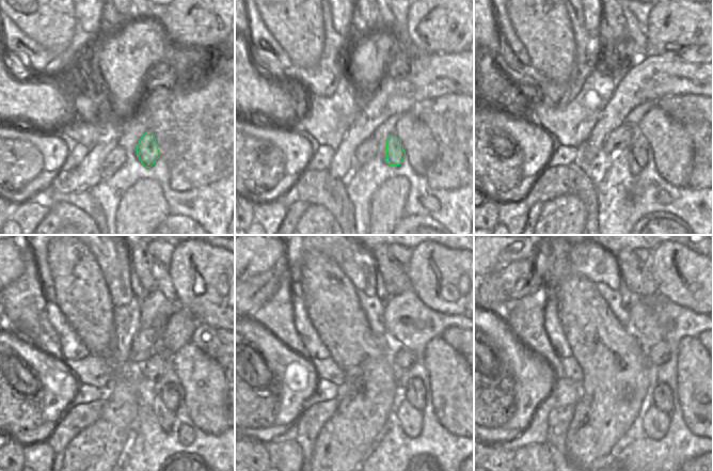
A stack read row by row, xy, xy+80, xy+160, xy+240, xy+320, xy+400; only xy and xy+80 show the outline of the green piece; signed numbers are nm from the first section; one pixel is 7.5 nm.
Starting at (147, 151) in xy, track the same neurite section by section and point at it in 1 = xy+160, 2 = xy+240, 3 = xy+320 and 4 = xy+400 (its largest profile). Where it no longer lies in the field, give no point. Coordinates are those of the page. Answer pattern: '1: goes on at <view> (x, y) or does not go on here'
1: goes on at xy+160 (638, 150)
2: goes on at xy+240 (169, 389)
3: goes on at xy+320 (413, 382)
4: goes on at xy+400 (662, 397)

